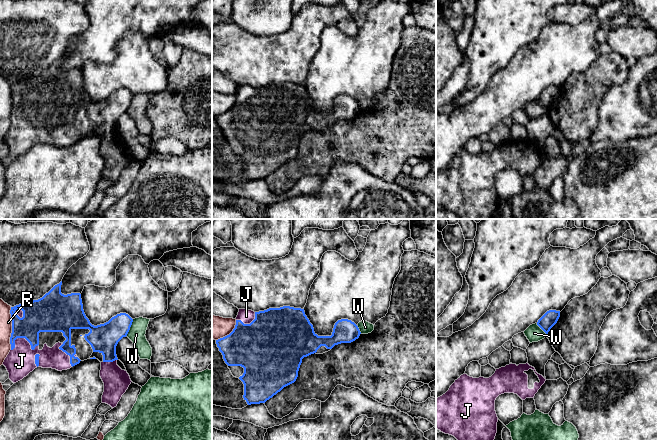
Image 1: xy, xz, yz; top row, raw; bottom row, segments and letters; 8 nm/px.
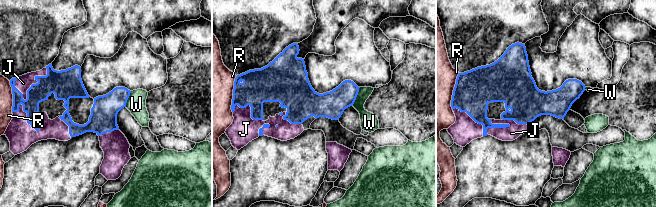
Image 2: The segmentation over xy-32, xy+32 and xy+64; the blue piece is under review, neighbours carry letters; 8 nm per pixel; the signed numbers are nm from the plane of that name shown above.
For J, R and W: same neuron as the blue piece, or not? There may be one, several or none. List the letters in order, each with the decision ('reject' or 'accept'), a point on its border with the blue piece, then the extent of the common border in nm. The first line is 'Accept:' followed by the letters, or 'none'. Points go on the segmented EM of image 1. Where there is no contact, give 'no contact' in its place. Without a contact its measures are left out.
Accept: J
J: accept | xy (22, 337) | 220 nm
R: reject | xy (12, 328) | 340 nm
W: reject | xy (130, 326) | 150 nm

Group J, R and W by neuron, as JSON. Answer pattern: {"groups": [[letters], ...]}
{"groups": [["J"], ["R"], ["W"]]}

